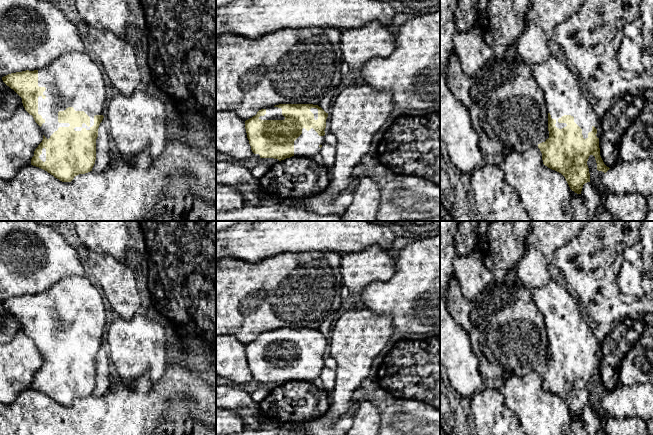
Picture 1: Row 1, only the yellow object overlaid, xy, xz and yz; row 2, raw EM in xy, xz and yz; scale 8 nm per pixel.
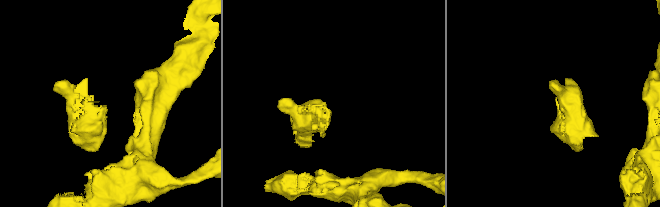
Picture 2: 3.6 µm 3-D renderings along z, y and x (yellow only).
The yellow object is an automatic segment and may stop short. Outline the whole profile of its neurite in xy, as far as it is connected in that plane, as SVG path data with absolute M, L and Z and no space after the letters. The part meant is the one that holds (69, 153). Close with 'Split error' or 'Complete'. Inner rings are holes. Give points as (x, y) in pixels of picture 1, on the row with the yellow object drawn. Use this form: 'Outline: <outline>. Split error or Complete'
Outline: M66 53L46 68L11 73L2 77L2 80L22 98L25 110L42 130L43 140L34 151L31 165L47 171L62 182L71 182L75 176L92 171L96 160L98 128L104 118L106 88L101 70L89 55Z. Split error

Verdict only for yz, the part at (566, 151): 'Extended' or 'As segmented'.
Extended

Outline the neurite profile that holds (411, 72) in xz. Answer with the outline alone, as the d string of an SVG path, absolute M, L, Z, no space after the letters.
M440 10L404 22L396 33L395 49L387 57L377 57L368 61L355 76L363 80L363 85L377 91L391 92L395 112L432 112L435 106L440 105Z

